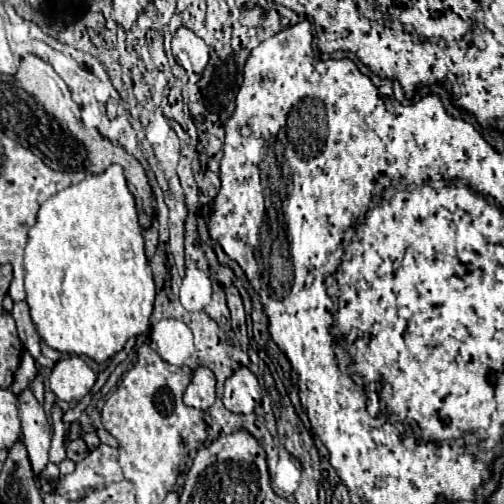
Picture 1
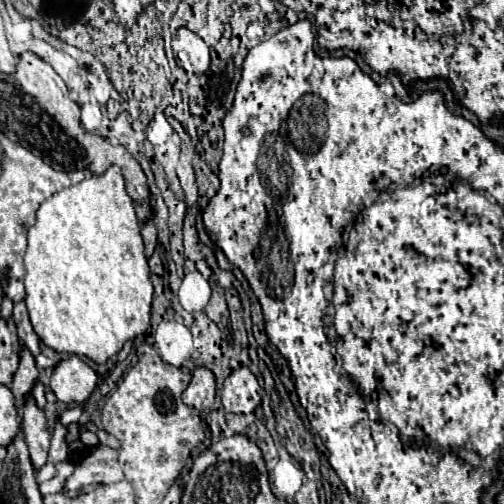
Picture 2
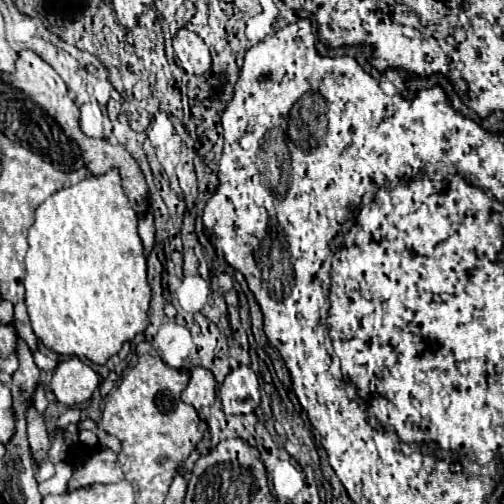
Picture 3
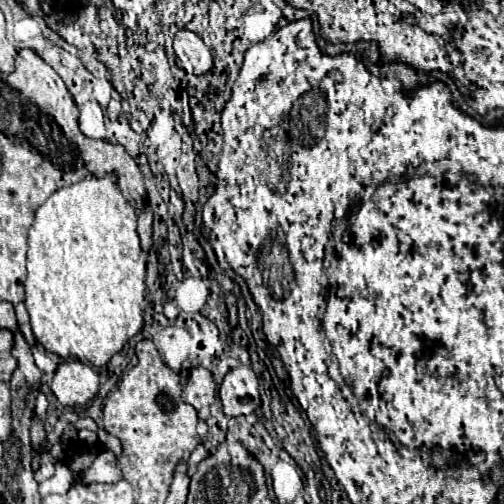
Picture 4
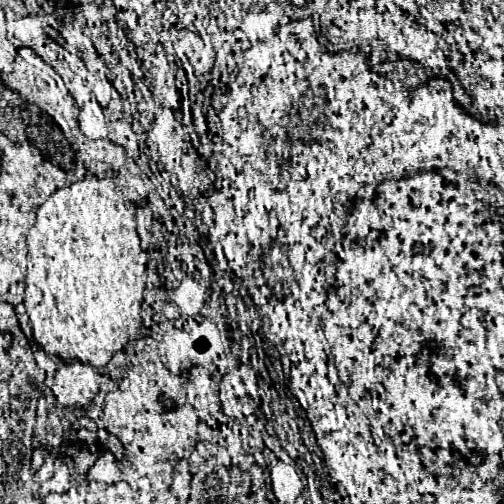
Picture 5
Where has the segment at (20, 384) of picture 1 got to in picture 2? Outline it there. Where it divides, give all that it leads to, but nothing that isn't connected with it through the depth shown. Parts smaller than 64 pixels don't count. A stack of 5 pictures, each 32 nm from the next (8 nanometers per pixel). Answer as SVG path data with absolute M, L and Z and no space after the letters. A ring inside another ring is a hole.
M22 348L20 352L20 366L14 374L14 380L10 384L10 390L16 398L16 406L20 408L24 404L24 396L28 392L32 392L32 384L36 382L38 378L38 368L36 368L36 362L34 362L34 356L30 354L28 348Z

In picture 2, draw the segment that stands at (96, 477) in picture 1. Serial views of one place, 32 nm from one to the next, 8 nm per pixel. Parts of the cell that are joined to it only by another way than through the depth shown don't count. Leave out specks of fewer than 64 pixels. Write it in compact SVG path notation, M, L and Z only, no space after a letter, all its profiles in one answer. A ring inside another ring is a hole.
M98 446L84 460L76 464L76 470L64 482L62 494L72 498L72 496L78 496L82 490L88 490L100 484L114 484L114 482L120 482L122 478L124 474L118 464L118 452L108 446Z

